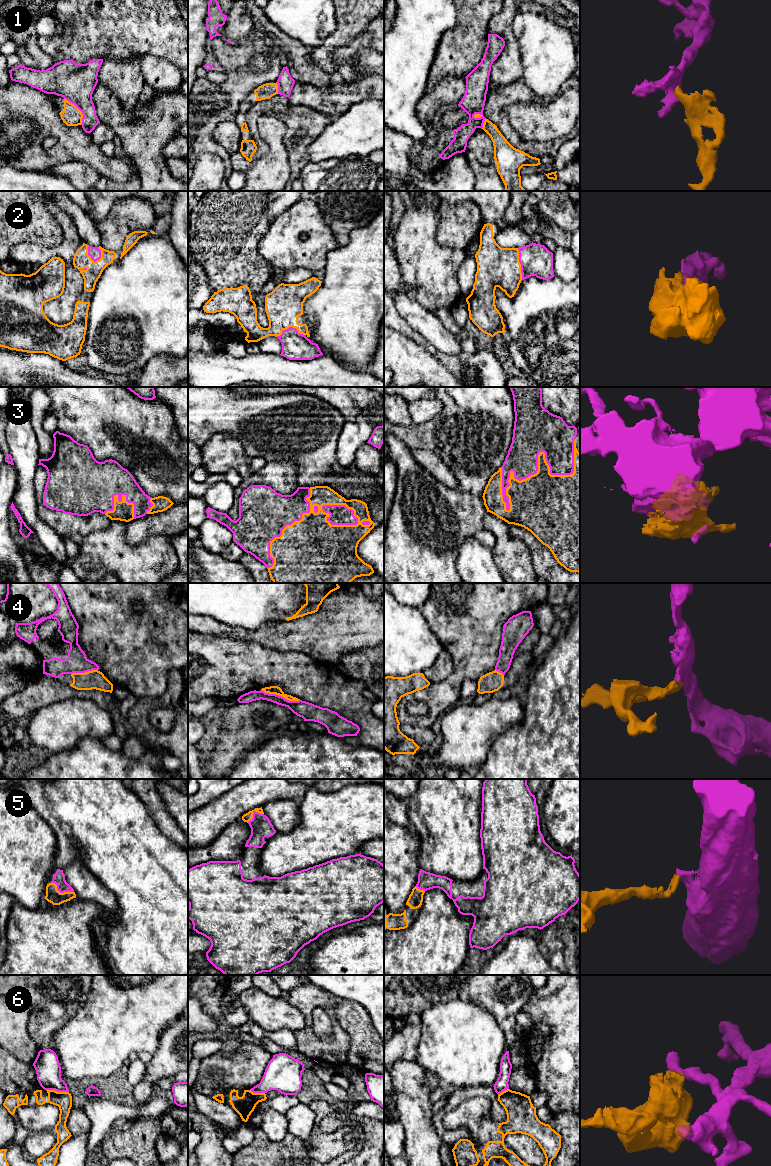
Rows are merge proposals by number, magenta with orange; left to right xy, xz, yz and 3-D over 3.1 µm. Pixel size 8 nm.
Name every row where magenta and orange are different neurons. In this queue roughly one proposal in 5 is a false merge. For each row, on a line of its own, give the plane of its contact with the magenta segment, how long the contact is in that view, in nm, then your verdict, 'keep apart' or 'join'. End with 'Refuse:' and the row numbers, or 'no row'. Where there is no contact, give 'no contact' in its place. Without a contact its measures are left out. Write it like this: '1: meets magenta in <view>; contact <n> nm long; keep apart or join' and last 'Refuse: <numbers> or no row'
1: meets magenta in xy; contact 260 nm long; keep apart
2: meets magenta in xy; contact 160 nm long; join
3: meets magenta in yz; contact 800 nm long; join
4: meets magenta in xz; contact 320 nm long; keep apart
5: meets magenta in xy; contact 200 nm long; join
6: meets magenta in xy; contact 190 nm long; keep apart
Refuse: 1, 4, 6

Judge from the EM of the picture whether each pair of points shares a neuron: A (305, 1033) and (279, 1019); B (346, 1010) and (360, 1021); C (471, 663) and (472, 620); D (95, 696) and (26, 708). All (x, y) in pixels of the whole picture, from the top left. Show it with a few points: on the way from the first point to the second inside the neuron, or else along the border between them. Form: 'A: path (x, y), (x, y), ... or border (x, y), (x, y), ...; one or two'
A: border (293, 1006), (305, 1022), (295, 1031); two
B: path (349, 1013), (357, 1021); one
C: path (472, 652), (472, 631); one
D: path (78, 692), (43, 692); one

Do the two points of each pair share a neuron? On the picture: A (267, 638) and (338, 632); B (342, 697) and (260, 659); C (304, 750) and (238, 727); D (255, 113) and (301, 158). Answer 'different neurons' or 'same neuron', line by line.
A: same neuron
B: same neuron
C: different neurons
D: same neuron

